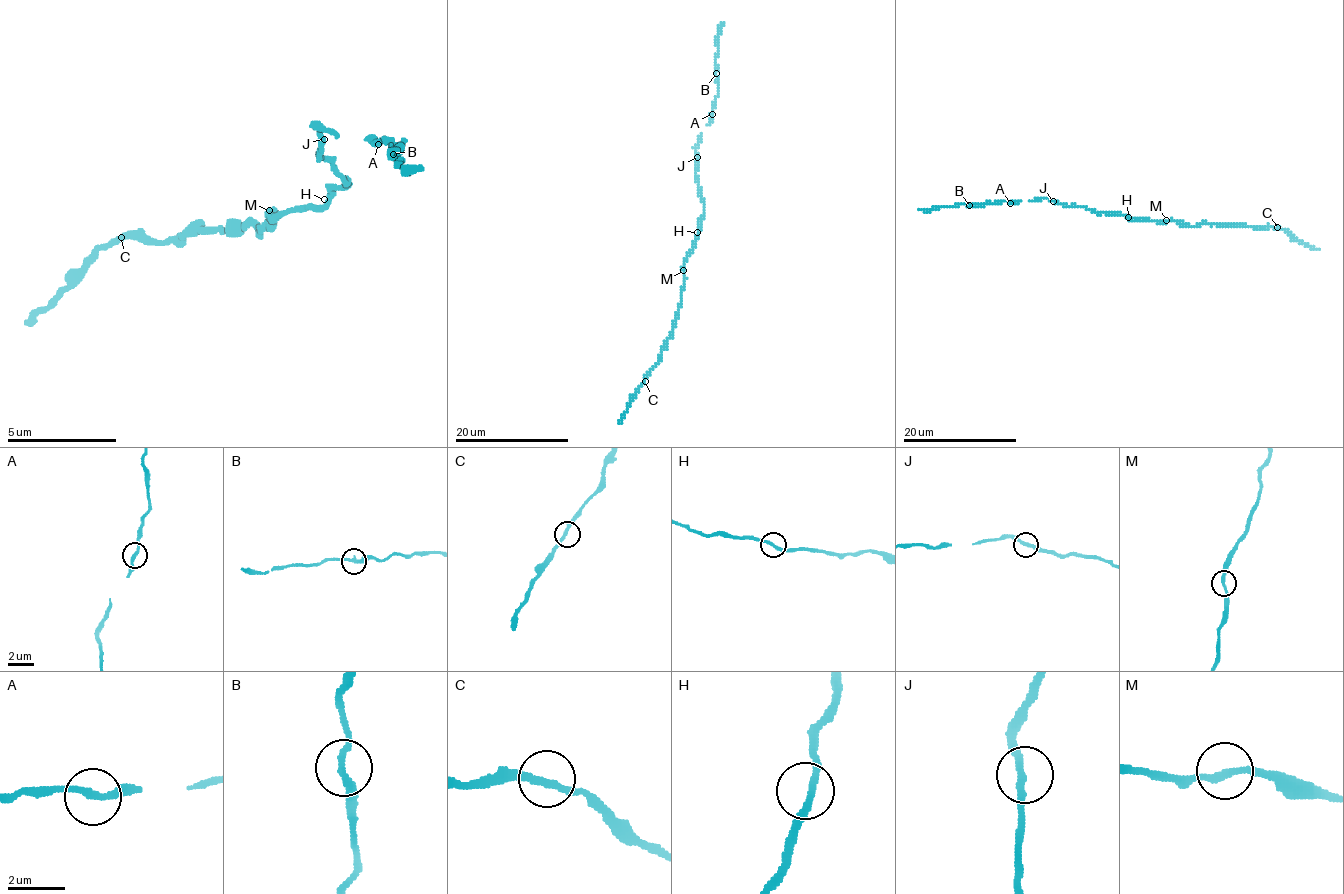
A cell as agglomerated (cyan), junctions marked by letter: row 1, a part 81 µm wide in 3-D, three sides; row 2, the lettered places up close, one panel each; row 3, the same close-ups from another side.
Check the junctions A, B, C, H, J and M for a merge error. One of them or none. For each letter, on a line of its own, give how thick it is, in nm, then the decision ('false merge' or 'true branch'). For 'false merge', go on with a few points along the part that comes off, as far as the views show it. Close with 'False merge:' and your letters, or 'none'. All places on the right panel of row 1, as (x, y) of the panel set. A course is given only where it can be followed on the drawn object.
A: calibre 240 nm; true branch
B: calibre 260 nm; true branch
C: calibre 240 nm; true branch
H: calibre 240 nm; true branch
J: calibre 260 nm; true branch
M: calibre 240 nm; true branch
False merge: none

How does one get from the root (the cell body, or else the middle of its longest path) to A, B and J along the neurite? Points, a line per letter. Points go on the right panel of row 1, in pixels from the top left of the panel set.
A: (1128, 217), (1057, 204), (1047, 199), (1010, 203)
B: (1128, 217), (1057, 204), (1047, 199), (969, 206)
J: (1128, 217), (1053, 201)

